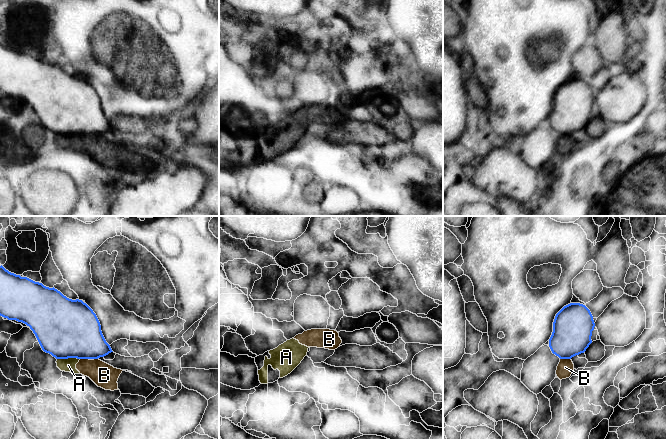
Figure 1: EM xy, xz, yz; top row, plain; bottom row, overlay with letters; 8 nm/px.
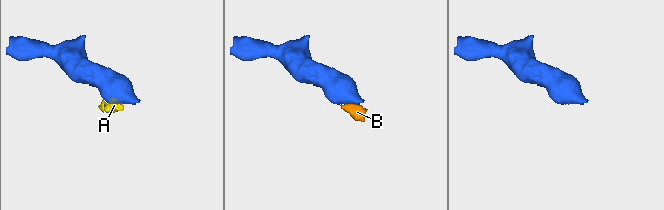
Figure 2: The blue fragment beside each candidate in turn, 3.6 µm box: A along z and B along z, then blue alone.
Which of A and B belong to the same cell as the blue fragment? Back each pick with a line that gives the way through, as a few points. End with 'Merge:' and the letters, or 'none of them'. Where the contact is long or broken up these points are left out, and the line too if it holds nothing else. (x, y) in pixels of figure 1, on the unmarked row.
Merge: none of them

